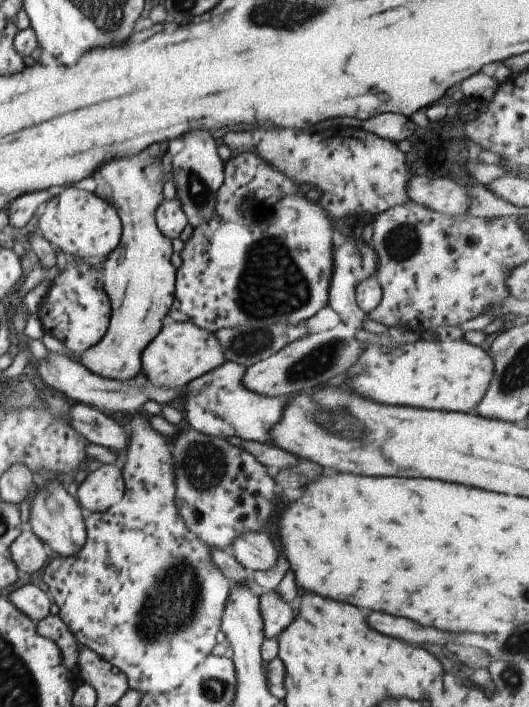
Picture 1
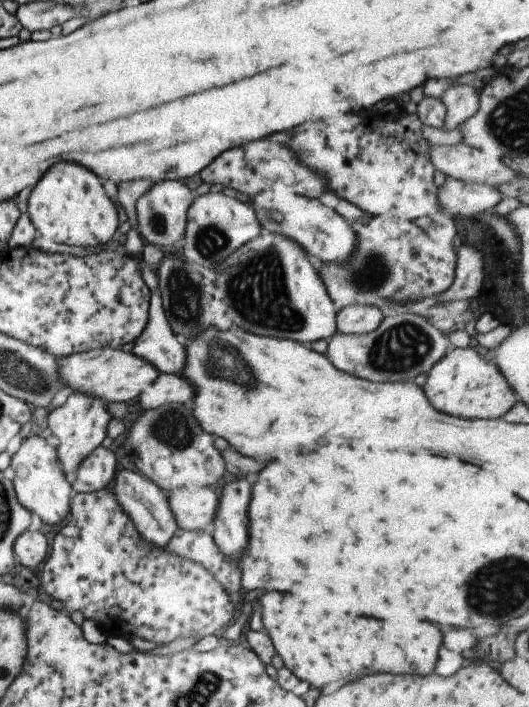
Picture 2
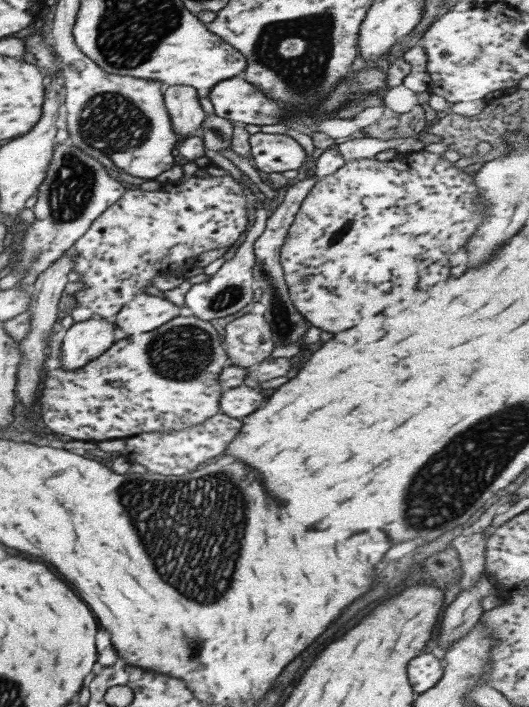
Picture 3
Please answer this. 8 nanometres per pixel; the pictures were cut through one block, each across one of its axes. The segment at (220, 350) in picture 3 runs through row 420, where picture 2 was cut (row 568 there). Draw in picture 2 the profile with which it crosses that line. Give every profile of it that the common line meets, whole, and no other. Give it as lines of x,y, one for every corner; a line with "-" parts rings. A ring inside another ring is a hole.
110,486
90,493
78,492
70,499
69,513
69,520
67,520
65,526
55,534
53,542
51,542
49,558
45,560
45,564
43,564
42,567
39,567
41,571
39,578
41,582
40,589
51,598
53,606
54,601
60,601
60,608
69,608
81,612
84,616
84,620
94,620
99,625
101,632
106,636
139,637
140,639
150,640
156,645
167,644
171,642
171,640
175,640
175,638
193,638
195,636
203,637
206,634
217,634
236,618
234,608
229,602
223,587
202,565
182,559
180,556
172,555
165,551
164,548
153,546
139,536
139,532
134,527
130,518
127,518
127,515
120,505
117,504

